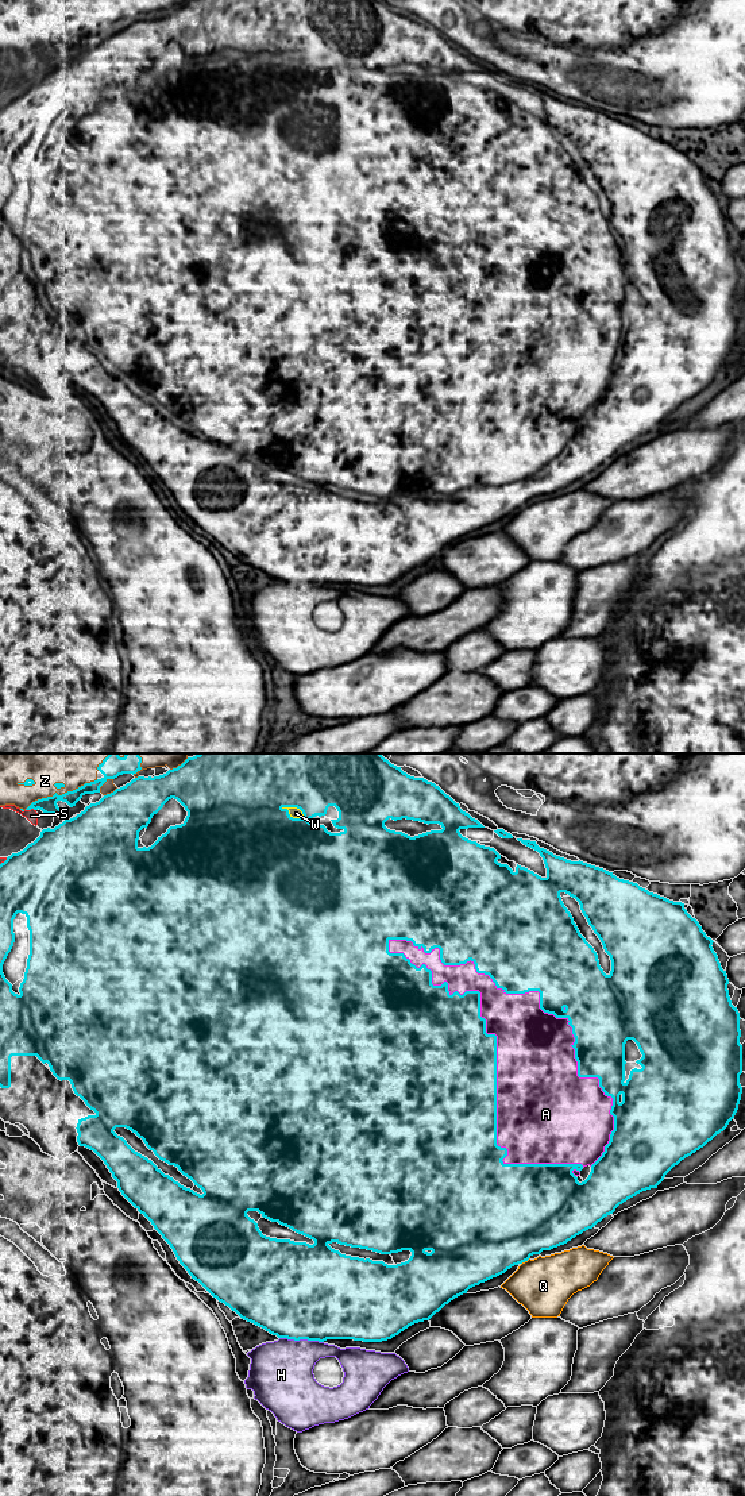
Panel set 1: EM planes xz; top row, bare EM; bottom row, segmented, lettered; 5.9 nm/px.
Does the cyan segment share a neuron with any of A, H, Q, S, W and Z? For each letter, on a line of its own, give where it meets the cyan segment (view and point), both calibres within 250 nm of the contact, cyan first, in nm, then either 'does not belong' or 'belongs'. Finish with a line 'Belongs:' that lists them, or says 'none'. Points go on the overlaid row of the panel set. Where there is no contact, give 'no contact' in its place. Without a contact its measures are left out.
A: xz (545, 1011) | 380/440 nm | belongs
H: xz (301, 1338) | 500/380 nm | does not belong
Q: xz (525, 1260) | 500/340 nm | does not belong
S: xz (27, 809) | 100/70 nm | does not belong
W: xz (293, 806) | 500/60 nm | belongs
Z: xz (57, 794) | 100/360 nm | does not belong
Belongs: A, W

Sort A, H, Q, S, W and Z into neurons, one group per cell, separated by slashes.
A W / H / Q / S / Z

